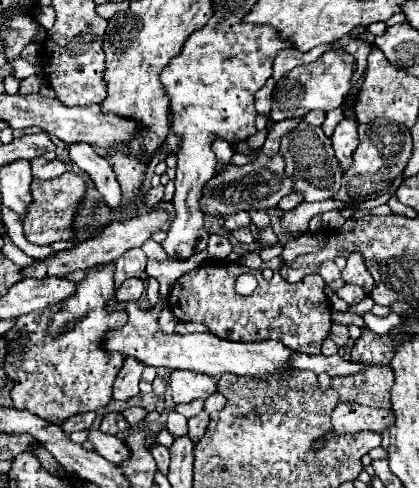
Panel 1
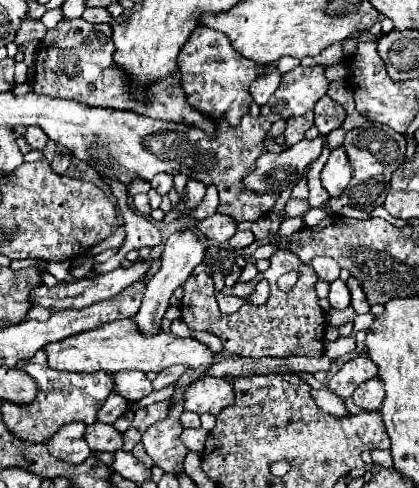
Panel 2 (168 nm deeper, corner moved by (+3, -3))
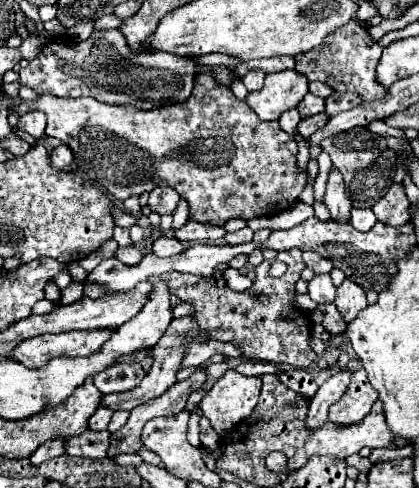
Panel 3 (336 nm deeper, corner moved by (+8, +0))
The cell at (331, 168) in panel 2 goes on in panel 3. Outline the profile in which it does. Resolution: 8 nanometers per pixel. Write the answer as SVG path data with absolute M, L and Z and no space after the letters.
M332 167L330 173L328 173L324 203L326 203L326 207L330 209L332 219L336 219L336 221L348 221L352 203L350 203L350 199L346 197L344 181L342 181L340 171L336 171L336 167Z

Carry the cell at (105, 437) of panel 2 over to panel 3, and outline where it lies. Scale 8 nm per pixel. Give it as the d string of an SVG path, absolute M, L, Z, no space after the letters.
M84 431L66 441L66 453L76 457L90 457L100 459L106 457L110 447L110 433L108 431Z

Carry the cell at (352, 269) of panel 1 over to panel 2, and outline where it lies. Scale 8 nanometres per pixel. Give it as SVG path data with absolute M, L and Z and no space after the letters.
M349 278L349 280L347 280L347 286L349 286L349 290L351 290L351 306L353 306L353 310L355 310L357 314L367 314L367 312L369 312L369 304L367 304L367 300L365 300L365 294L363 294L359 282L357 282L355 278Z

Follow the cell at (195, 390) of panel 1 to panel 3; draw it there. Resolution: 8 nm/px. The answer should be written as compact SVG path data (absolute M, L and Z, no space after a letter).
M226 371L200 401L200 411L210 419L214 431L224 437L236 427L234 423L246 419L260 393L260 379L246 377L238 371Z

